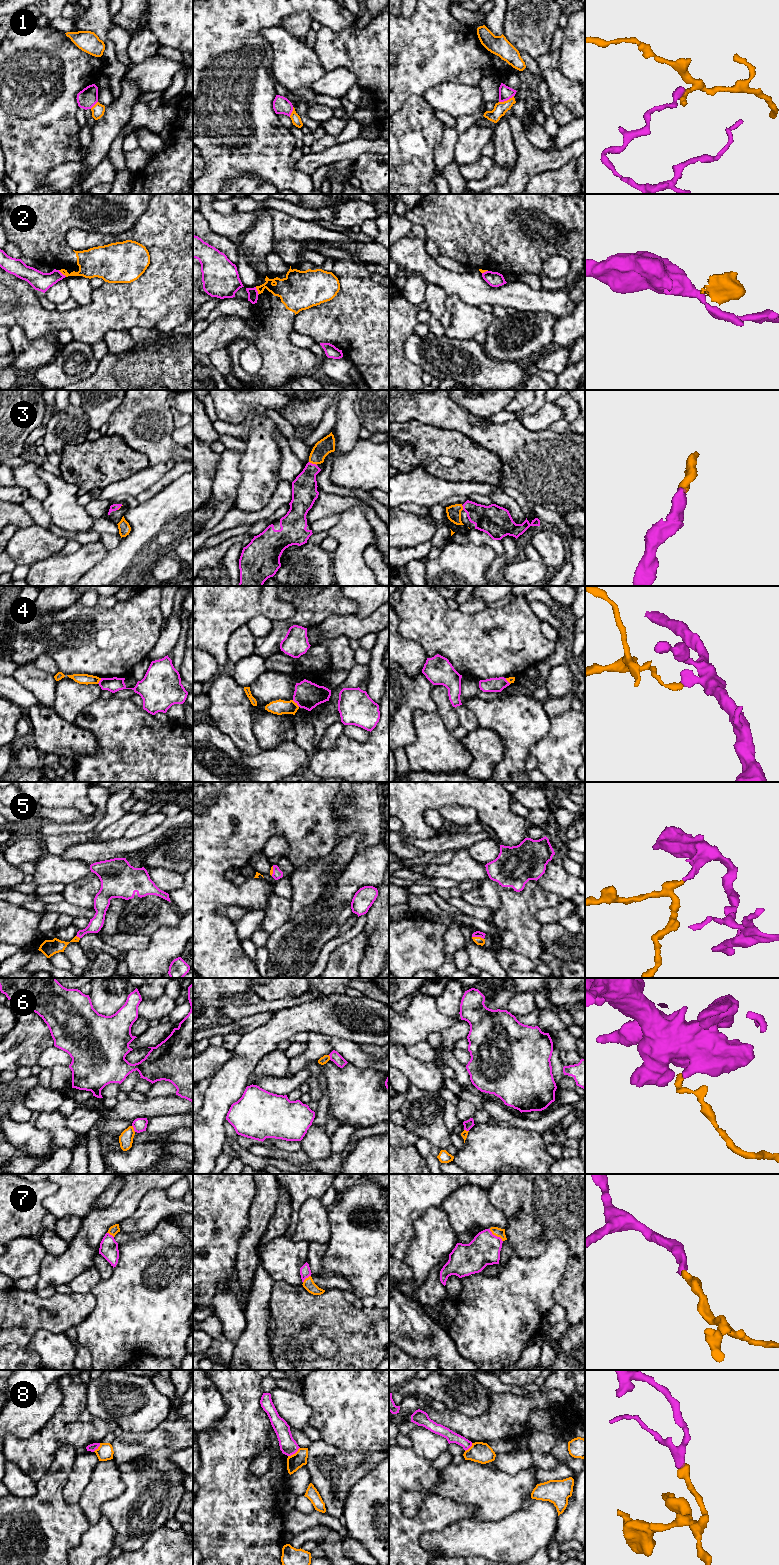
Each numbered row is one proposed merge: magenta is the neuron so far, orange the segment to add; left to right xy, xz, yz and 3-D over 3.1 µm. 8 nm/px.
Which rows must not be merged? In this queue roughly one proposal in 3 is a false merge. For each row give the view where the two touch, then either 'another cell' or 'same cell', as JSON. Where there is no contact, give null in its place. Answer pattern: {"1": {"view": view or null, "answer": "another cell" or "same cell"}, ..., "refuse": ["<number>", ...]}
{"1": {"view": "yz", "answer": "another cell"}, "2": {"view": "xy", "answer": "another cell"}, "3": {"view": "xz", "answer": "same cell"}, "4": {"view": "xz", "answer": "another cell"}, "5": {"view": "yz", "answer": "same cell"}, "6": {"view": "xy", "answer": "another cell"}, "7": {"view": "yz", "answer": "same cell"}, "8": {"view": "xz", "answer": "another cell"}, "refuse": ["1", "2", "4", "6", "8"]}

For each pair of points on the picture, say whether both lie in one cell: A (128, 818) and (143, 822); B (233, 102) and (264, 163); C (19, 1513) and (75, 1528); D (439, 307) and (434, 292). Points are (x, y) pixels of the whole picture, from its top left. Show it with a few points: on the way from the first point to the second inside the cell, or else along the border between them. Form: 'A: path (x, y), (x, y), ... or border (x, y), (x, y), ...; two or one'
A: border (144, 813), (127, 828), (123, 837); two
B: path (233, 117), (233, 122), (259, 148); one
C: path (33, 1527), (61, 1527); one
D: path (435, 303), (435, 296); one

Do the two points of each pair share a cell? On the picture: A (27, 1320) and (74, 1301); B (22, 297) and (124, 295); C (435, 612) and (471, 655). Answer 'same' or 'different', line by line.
A: same
B: same
C: same

